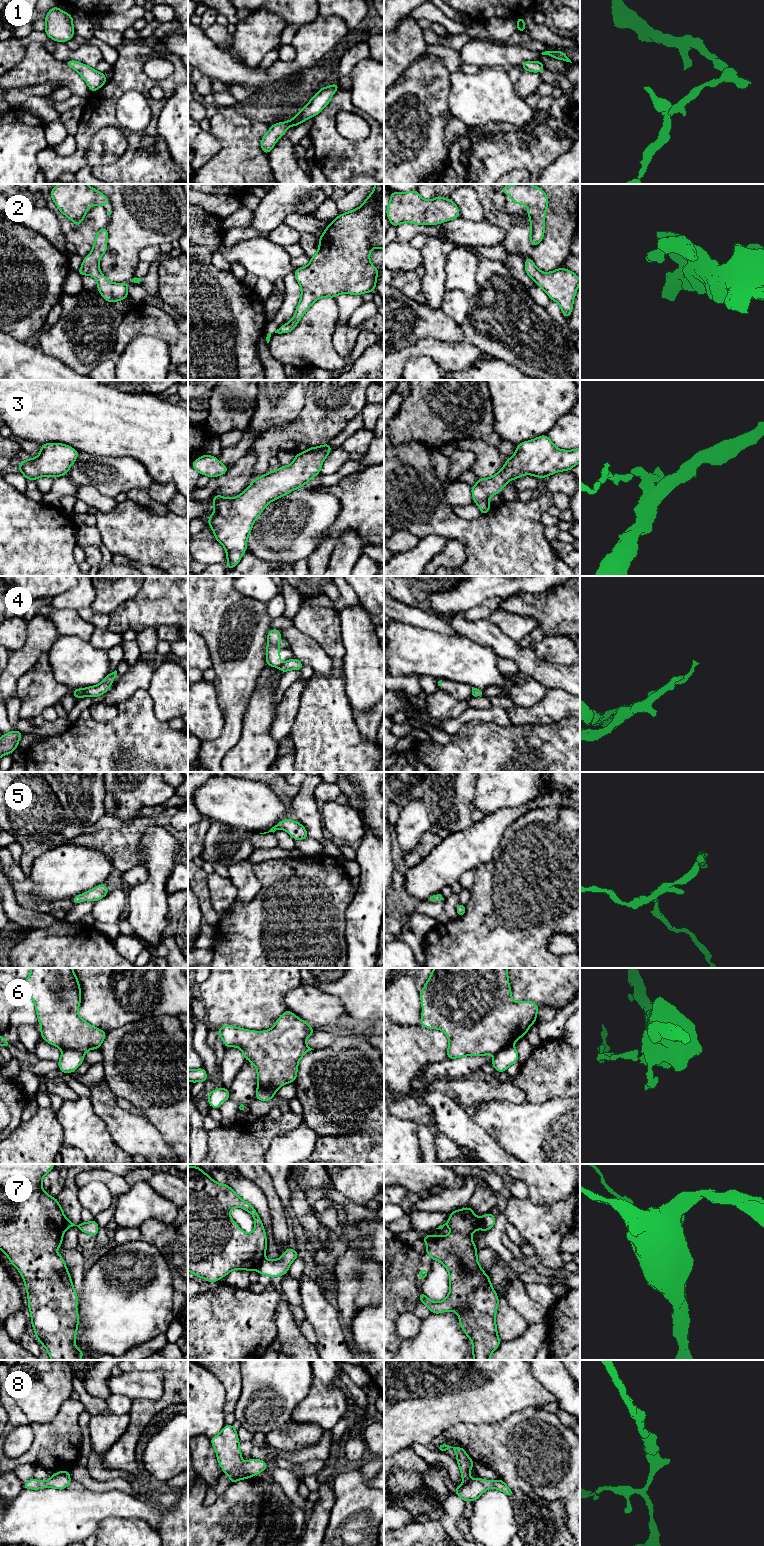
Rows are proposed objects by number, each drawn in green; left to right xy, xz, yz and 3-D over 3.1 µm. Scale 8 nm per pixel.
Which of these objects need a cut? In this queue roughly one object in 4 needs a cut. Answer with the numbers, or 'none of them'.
4, 6, 7

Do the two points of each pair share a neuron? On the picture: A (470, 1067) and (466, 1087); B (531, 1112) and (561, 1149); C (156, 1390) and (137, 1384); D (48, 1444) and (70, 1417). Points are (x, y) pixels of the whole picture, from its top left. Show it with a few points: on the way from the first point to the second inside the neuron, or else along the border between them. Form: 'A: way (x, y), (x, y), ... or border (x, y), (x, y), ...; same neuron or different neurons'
A: border (462, 1078), (438, 1079); different neurons
B: way (533, 1121), (552, 1140); same neuron
C: way (151, 1387), (142, 1384); same neuron
D: way (55, 1437), (64, 1428), (65, 1424); same neuron

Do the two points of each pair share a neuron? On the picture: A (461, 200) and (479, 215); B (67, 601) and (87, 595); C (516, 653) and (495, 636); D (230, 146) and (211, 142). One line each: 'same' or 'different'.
A: same
B: same
C: same
D: different

